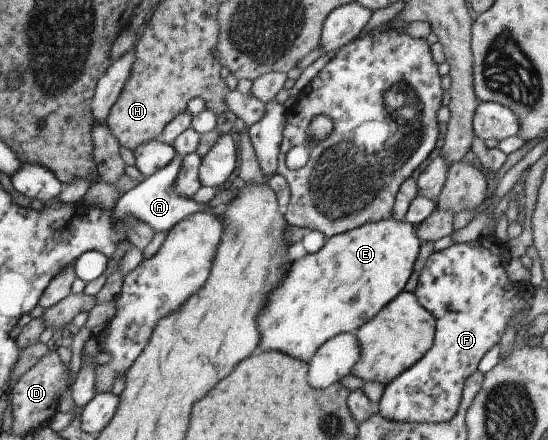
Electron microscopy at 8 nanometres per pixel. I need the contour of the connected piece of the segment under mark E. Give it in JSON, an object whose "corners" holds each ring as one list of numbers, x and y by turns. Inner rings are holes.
{"corners":[[393,218,365,223,328,238,318,252,306,254,300,260,292,262,280,286,268,292,268,298,260,308,260,314,256,316,256,328,260,334,256,352,276,350,301,362,307,362,328,338,354,332,364,322,368,322,368,318,376,316,380,308,386,306,396,294,403,292,408,277,413,273,412,265,420,244,413,224]]}

